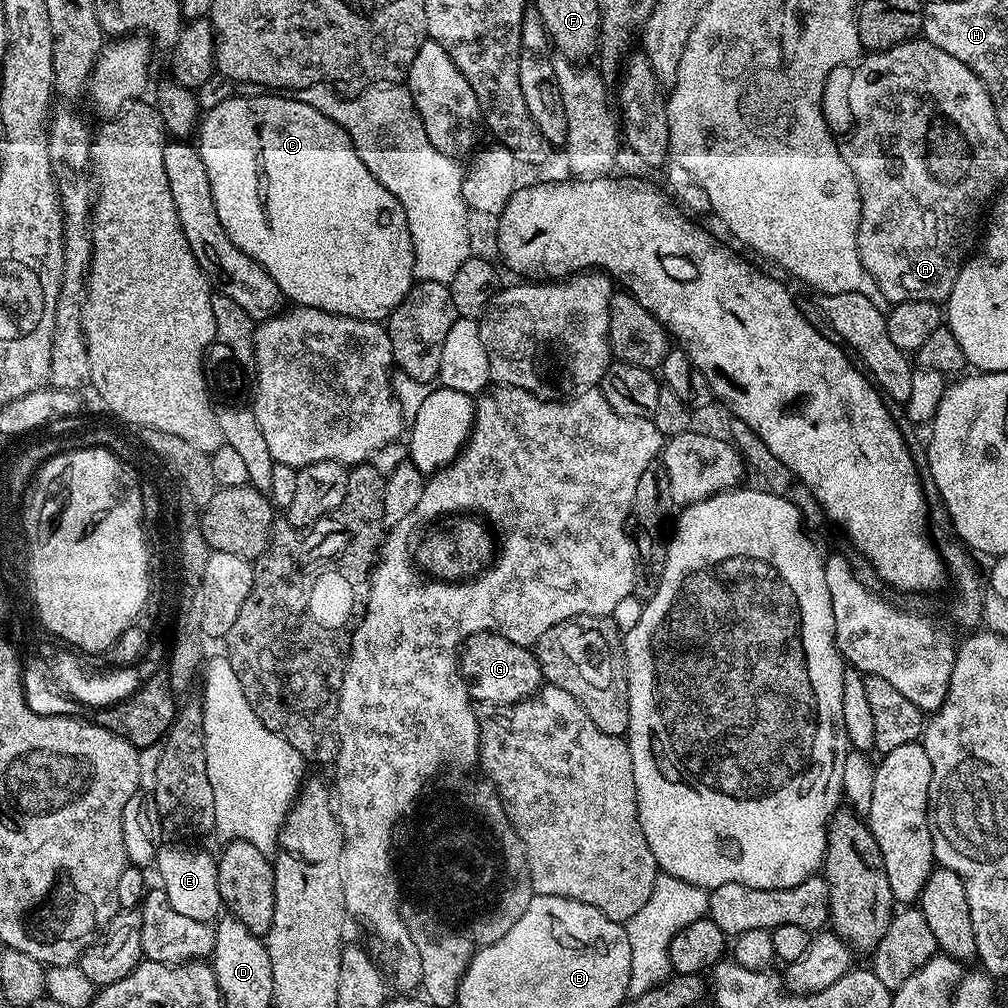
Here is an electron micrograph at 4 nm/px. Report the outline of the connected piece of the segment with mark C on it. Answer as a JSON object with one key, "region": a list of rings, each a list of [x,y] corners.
{"region":[[[260,94],[264,96],[232,96],[229,100],[220,100],[208,113],[203,113],[198,124],[198,147],[202,154],[202,162],[206,166],[206,174],[210,178],[210,190],[214,194],[214,206],[218,214],[218,222],[222,222],[222,230],[274,282],[278,282],[281,297],[292,299],[293,305],[301,308],[317,308],[323,312],[334,312],[338,316],[349,316],[359,320],[387,321],[388,315],[406,298],[416,280],[414,262],[414,246],[410,238],[410,226],[406,222],[406,210],[402,210],[402,202],[379,184],[374,174],[363,164],[352,139],[329,116],[314,110],[314,106],[306,106],[306,102],[293,100],[288,94]]]}

